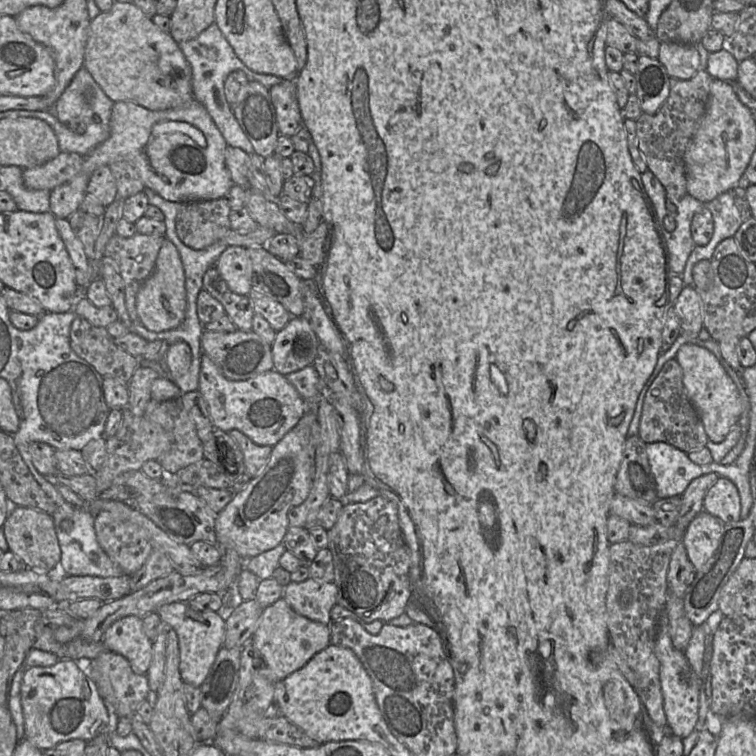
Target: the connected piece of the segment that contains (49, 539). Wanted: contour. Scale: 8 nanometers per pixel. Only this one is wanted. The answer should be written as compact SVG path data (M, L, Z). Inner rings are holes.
M12 506L1 528L4 532L8 551L15 554L27 569L56 574L61 560L54 518L47 512L30 507Z

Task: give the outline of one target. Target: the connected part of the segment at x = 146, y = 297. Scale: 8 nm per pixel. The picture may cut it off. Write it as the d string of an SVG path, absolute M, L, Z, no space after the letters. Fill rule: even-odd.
M164 239L151 275L143 282L136 295L136 312L141 324L153 332L176 329L185 318L186 310L185 273L175 245Z

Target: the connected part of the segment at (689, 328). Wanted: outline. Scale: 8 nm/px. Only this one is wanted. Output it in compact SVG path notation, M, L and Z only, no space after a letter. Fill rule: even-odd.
M685 285L674 304L681 321L682 333L698 336L703 329L702 296L696 288Z

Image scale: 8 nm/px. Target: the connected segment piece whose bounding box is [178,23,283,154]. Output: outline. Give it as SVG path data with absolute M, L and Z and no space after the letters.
M216 23L211 24L196 38L181 42L178 46L191 68L191 89L194 99L205 106L228 146L237 147L247 154L252 154L253 146L244 134L225 97L225 79L231 72L241 70L247 77L260 82L267 89L282 82L283 79L274 75L254 72L245 66Z

